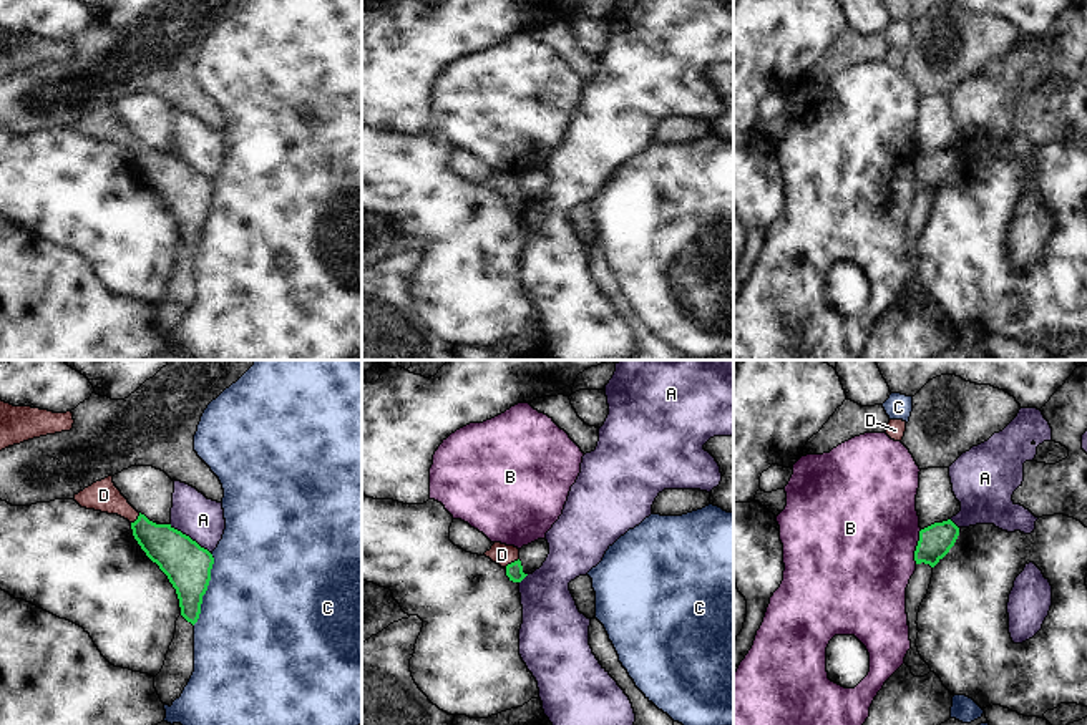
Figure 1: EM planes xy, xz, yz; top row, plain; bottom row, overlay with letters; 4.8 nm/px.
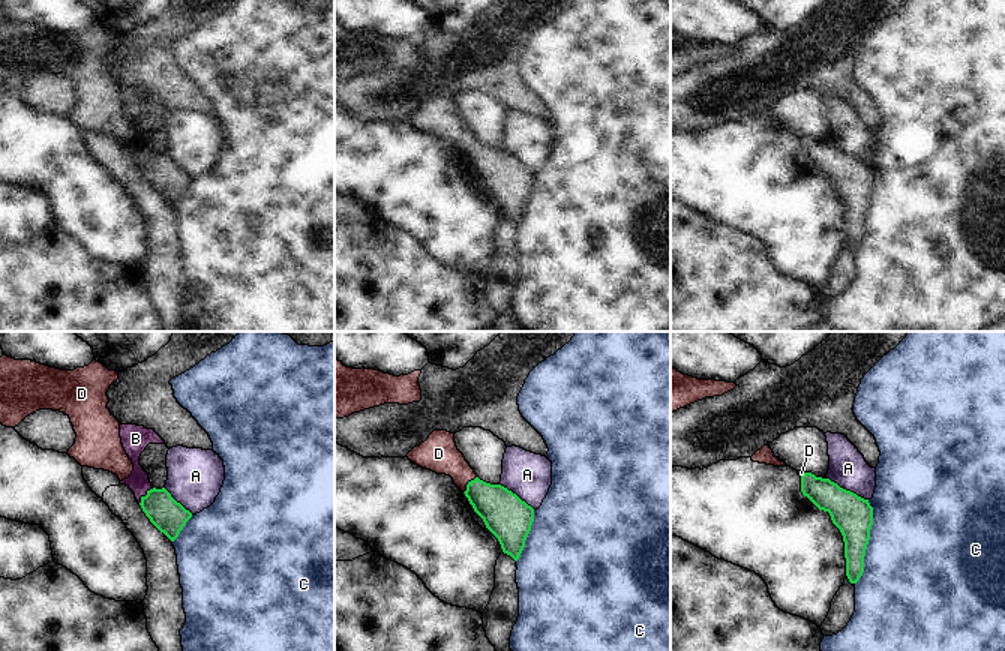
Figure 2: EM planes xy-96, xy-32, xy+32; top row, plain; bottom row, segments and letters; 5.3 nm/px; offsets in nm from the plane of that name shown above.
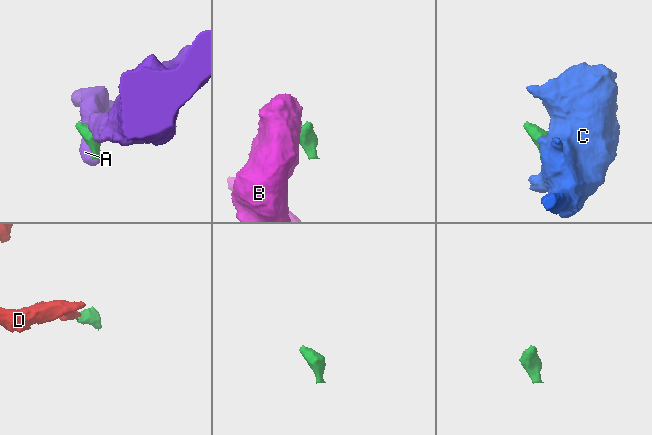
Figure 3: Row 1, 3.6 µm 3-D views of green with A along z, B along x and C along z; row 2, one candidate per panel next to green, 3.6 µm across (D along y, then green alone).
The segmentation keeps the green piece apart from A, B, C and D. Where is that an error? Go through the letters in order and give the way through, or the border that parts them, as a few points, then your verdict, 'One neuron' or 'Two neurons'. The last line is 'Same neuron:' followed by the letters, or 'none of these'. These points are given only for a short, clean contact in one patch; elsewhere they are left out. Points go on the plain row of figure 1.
A: Boundary: xy (170, 151), (209, 181). Two neurons
B: Boundary: yz (921, 158), (915, 191). Two neurons
C: Two neurons
D: Path across: xz (515, 198), (511, 191), (502, 183). One neuron
Same neuron: D

